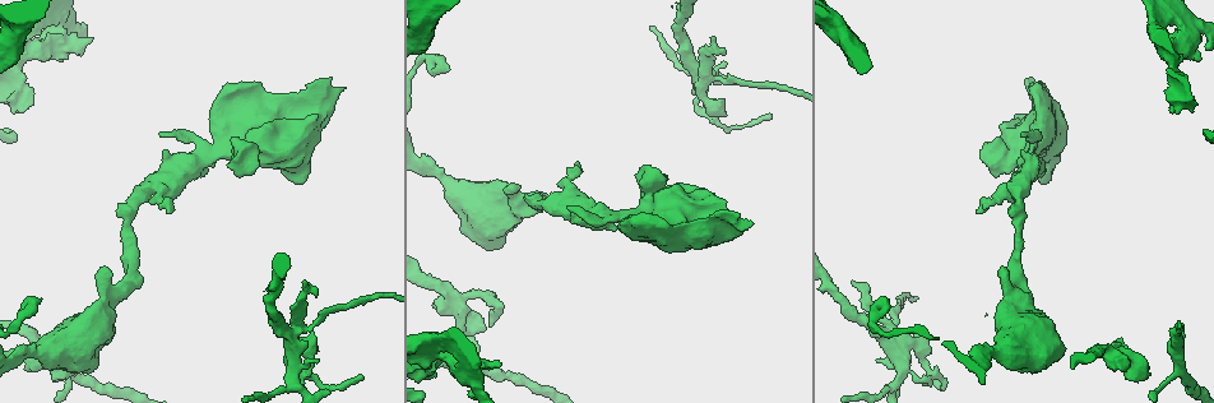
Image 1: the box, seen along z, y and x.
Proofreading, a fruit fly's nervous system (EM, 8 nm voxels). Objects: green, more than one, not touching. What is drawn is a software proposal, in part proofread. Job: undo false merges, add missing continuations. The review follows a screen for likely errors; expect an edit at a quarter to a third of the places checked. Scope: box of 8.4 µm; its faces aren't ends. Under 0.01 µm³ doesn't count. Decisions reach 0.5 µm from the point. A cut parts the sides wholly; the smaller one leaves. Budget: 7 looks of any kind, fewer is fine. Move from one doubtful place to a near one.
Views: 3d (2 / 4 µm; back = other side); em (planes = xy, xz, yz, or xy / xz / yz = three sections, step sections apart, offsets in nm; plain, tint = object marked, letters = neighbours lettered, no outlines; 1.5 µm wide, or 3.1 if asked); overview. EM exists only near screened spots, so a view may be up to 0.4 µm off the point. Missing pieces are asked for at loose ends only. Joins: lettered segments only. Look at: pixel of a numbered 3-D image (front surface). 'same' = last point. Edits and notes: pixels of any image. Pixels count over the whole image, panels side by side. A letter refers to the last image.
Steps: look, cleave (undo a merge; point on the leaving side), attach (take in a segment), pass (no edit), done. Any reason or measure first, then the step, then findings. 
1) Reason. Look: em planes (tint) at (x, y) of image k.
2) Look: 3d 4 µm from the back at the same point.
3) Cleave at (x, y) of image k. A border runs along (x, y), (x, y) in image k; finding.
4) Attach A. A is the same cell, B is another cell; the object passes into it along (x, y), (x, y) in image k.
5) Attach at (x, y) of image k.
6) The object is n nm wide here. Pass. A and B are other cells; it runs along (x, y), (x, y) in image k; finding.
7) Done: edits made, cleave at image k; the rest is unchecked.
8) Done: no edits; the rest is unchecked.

Free end. Look: 3d 2 µm at (635, 174) of image 1.

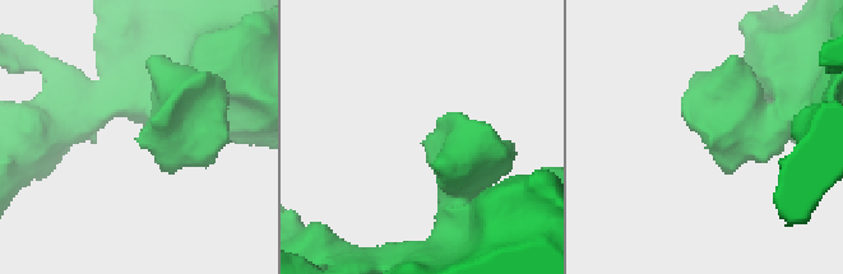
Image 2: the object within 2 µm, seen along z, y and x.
Need the tissue. Look: em planes (tint) at (708, 138) of image 2.

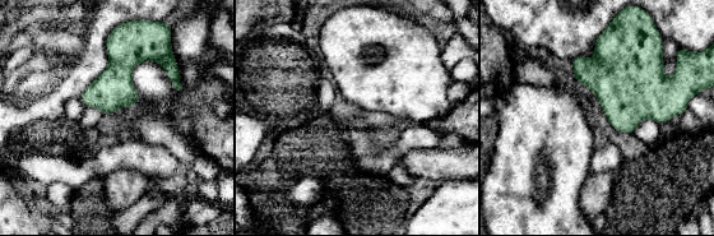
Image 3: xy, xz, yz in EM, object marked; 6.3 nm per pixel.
What lies round it. Look: em planes (letters) at the same point.

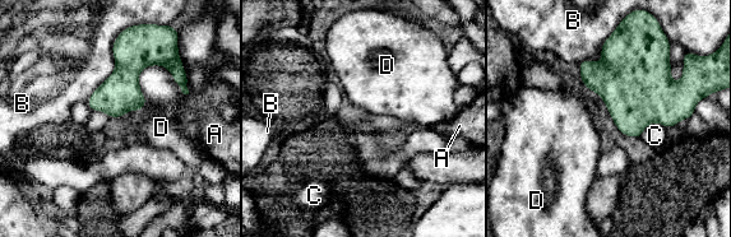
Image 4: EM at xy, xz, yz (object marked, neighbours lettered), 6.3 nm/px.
Pass. A, B, C and D are other cells; a border runs along (188, 80), (146, 66), (139, 111) in image 4; no lettered segment goes on from it.

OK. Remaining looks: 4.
Arms run side by side. Look: 3d 4 µm at (291, 335) of image 1.

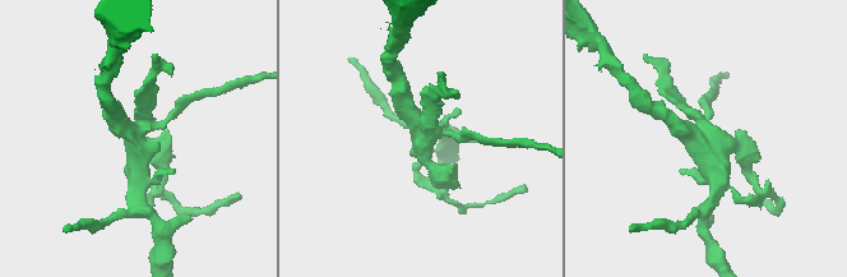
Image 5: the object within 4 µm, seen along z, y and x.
Need the tissue. Look: em xz step 4 (tint) at (712, 133) of image 5.

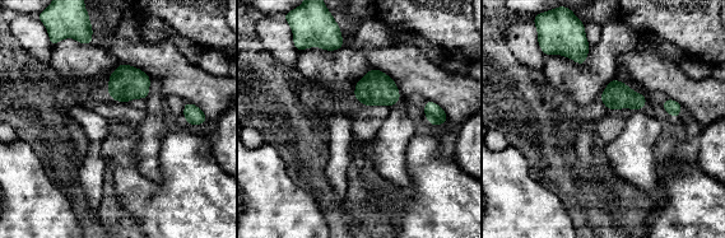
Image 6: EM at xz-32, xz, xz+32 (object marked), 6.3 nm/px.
Cut it another way. Look: em planes (letters) at the same point.

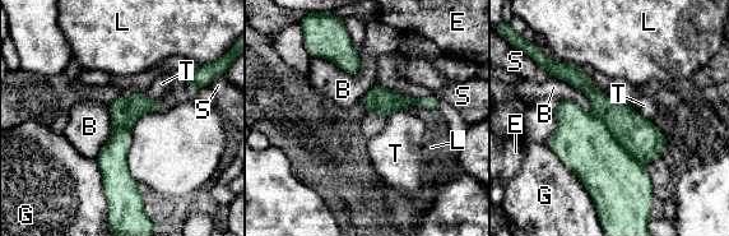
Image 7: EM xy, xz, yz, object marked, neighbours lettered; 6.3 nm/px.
Cleave at (639, 137) of image 7. B, E, G, L, S and T are other cells; a border runs along (593, 114), (642, 165) in image 7; two neurons meet here.

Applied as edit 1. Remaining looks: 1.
Done: edits made, cleave at image 7; the rest is unchecked.

